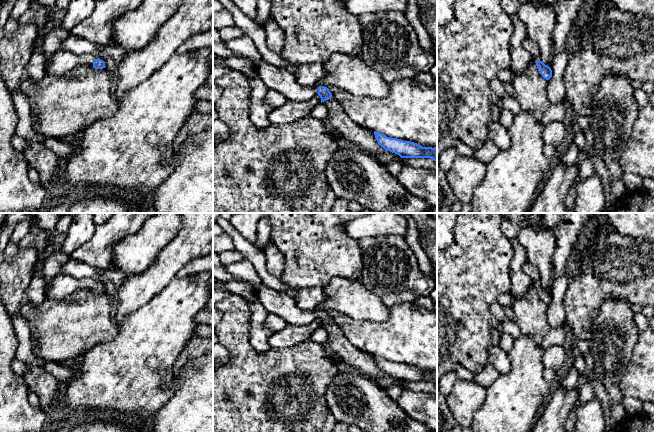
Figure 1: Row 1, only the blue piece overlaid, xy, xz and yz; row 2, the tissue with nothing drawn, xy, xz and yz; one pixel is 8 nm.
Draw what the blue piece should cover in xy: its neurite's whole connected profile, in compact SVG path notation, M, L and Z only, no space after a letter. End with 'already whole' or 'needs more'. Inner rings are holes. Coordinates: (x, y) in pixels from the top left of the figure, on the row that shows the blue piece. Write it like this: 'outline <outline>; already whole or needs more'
outline M62 50L48 59L45 66L45 74L64 76L68 71L83 65L92 65L95 69L103 69L106 67L105 62L96 58L94 55L76 55L70 51Z; needs more

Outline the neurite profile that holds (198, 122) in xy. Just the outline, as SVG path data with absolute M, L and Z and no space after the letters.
M195 112L191 115L180 129L176 138L173 141L173 149L175 154L181 154L181 149L187 142L193 141L196 136L209 129L213 125L213 114L206 115Z

